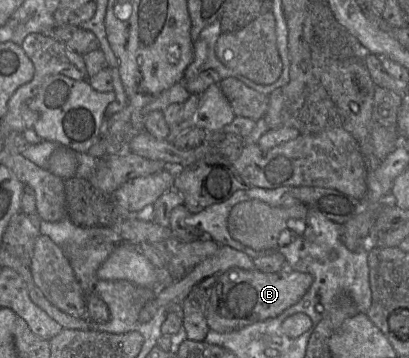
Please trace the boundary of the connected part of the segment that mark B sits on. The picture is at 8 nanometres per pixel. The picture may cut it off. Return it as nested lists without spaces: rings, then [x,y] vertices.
[[[231,268],[221,274],[207,289],[206,321],[208,327],[211,331],[225,333],[277,317],[296,304],[310,288],[312,282],[311,274],[287,268],[278,273]]]

